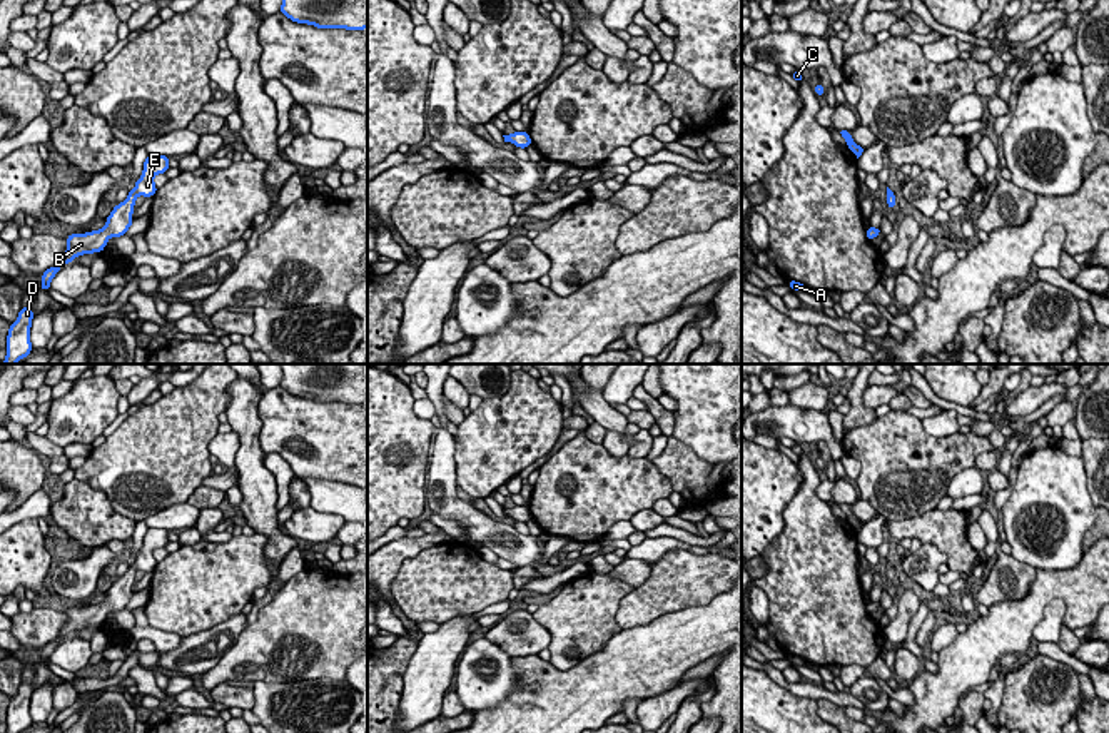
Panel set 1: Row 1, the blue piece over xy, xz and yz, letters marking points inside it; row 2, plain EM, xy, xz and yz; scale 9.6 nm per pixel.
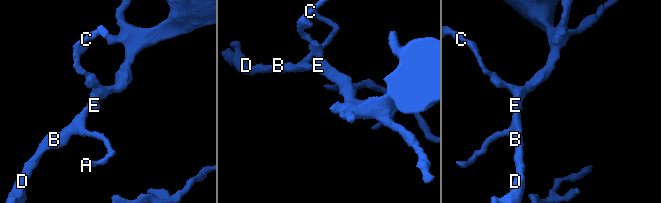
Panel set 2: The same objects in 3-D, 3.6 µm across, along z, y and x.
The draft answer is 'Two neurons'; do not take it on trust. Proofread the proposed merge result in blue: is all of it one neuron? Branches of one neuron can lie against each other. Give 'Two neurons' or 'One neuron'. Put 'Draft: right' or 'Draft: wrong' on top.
Draft: wrong
One neuron

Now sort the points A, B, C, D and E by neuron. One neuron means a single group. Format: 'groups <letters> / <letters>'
groups A B C D E

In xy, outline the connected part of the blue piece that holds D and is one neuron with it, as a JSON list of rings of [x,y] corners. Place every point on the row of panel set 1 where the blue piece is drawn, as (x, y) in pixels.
[[[22,307],[18,319],[10,326],[7,336],[7,357],[2,364],[17,364],[32,352],[30,327],[33,312],[30,307]]]

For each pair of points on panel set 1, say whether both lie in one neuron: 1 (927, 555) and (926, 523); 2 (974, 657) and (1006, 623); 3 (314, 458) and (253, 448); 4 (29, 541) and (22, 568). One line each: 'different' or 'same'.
1: different
2: same
3: different
4: same

